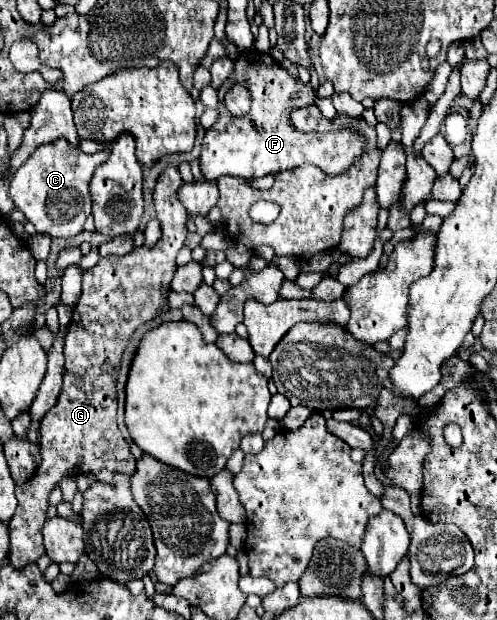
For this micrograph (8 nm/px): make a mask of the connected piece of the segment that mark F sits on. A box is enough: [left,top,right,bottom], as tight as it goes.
[201,50,363,180]

